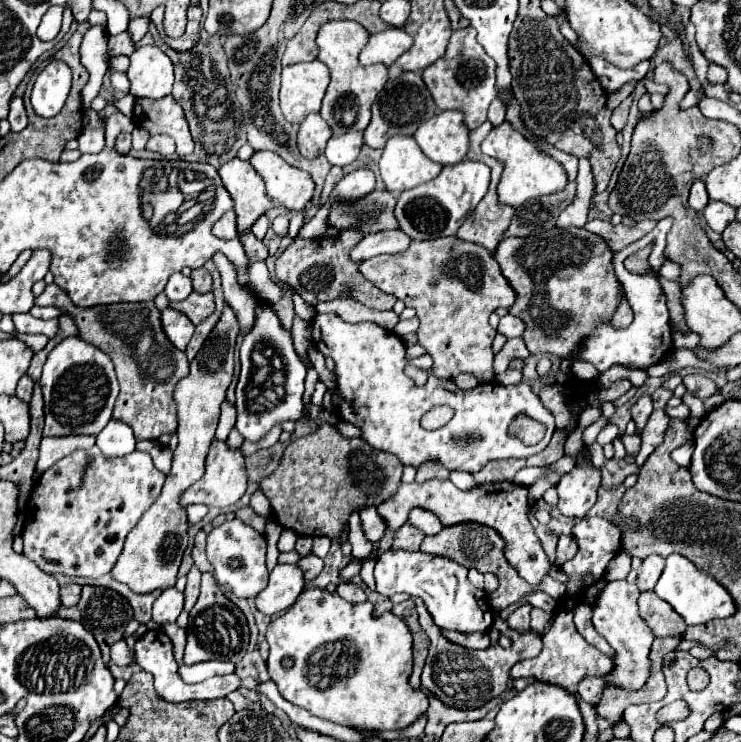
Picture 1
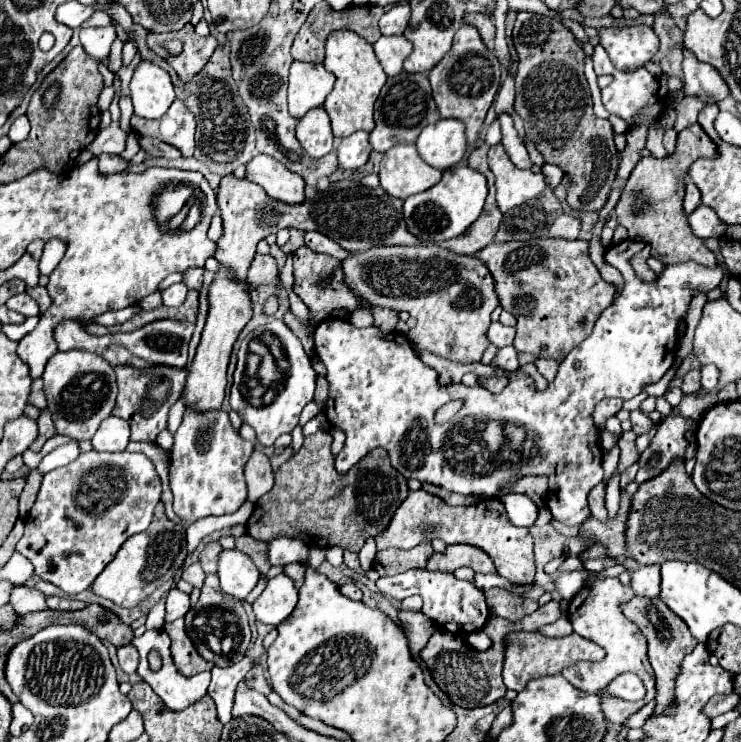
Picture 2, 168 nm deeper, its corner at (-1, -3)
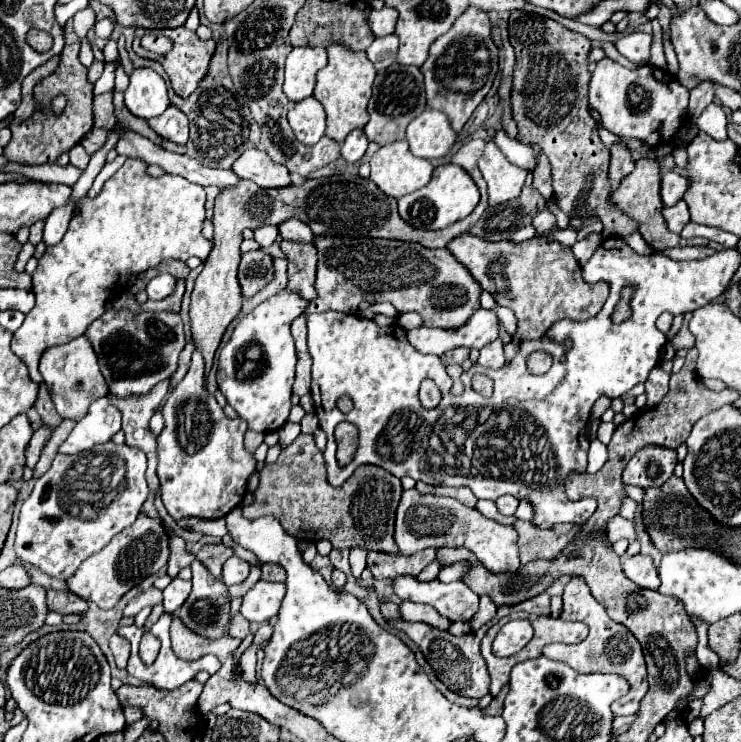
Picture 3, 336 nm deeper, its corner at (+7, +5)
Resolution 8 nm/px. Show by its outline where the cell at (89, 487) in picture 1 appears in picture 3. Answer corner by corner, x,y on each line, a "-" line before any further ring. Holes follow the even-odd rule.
112,441
92,447
90,451
78,455
62,455
58,453
52,467
36,481
32,495
24,501
20,511
20,523
16,531
16,555
44,571
46,575
66,581
78,569
78,565
90,555
98,553
114,535
122,529
130,527
142,503
148,497
148,483
144,479
146,473
146,455
128,445
116,445

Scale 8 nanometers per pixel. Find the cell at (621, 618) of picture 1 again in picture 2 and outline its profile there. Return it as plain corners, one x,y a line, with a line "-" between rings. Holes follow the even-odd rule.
608,577
604,581
592,581
588,585
590,589
578,593
568,607
568,615
572,621
572,627
578,635
598,643
600,647
604,647
606,651
606,659
602,663
576,663
574,667
568,667
562,671
562,675
580,691
584,693
592,693
592,695
600,695
602,701
602,711
604,717
612,723
624,723
626,717
630,717
632,713
636,713
638,709
642,709
648,701
654,699
656,689
654,689
654,675
652,675
652,667
648,663
648,655
646,655
646,639
642,635
642,631
624,615
622,605
628,603
628,599
632,599
636,593
632,591
632,587
622,585
618,579
-
620,673
636,673
646,687
646,697
640,699
640,703
628,703
624,699
616,699
614,695
604,695
604,687
608,687
608,683
612,679
616,679
616,675

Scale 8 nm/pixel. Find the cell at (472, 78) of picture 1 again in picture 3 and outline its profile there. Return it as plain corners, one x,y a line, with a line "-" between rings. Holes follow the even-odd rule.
468,7
450,31
432,43
430,55
420,71
426,83
428,107
446,113
452,129
462,131
478,103
482,103
490,91
498,73
498,47
492,39
490,17
478,7

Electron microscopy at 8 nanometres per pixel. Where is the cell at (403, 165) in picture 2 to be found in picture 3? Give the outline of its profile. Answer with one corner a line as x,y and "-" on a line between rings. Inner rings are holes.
394,141
380,147
370,159
370,181
388,197
400,199
402,195
422,189
432,175
432,165
426,159
414,157
406,141

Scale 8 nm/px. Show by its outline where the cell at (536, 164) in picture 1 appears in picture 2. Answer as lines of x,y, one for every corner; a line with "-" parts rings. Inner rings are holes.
492,145
488,151
488,165
496,175
496,203
502,211
526,203
538,197
546,187
546,175
534,173
532,169
520,169
504,151
504,145

